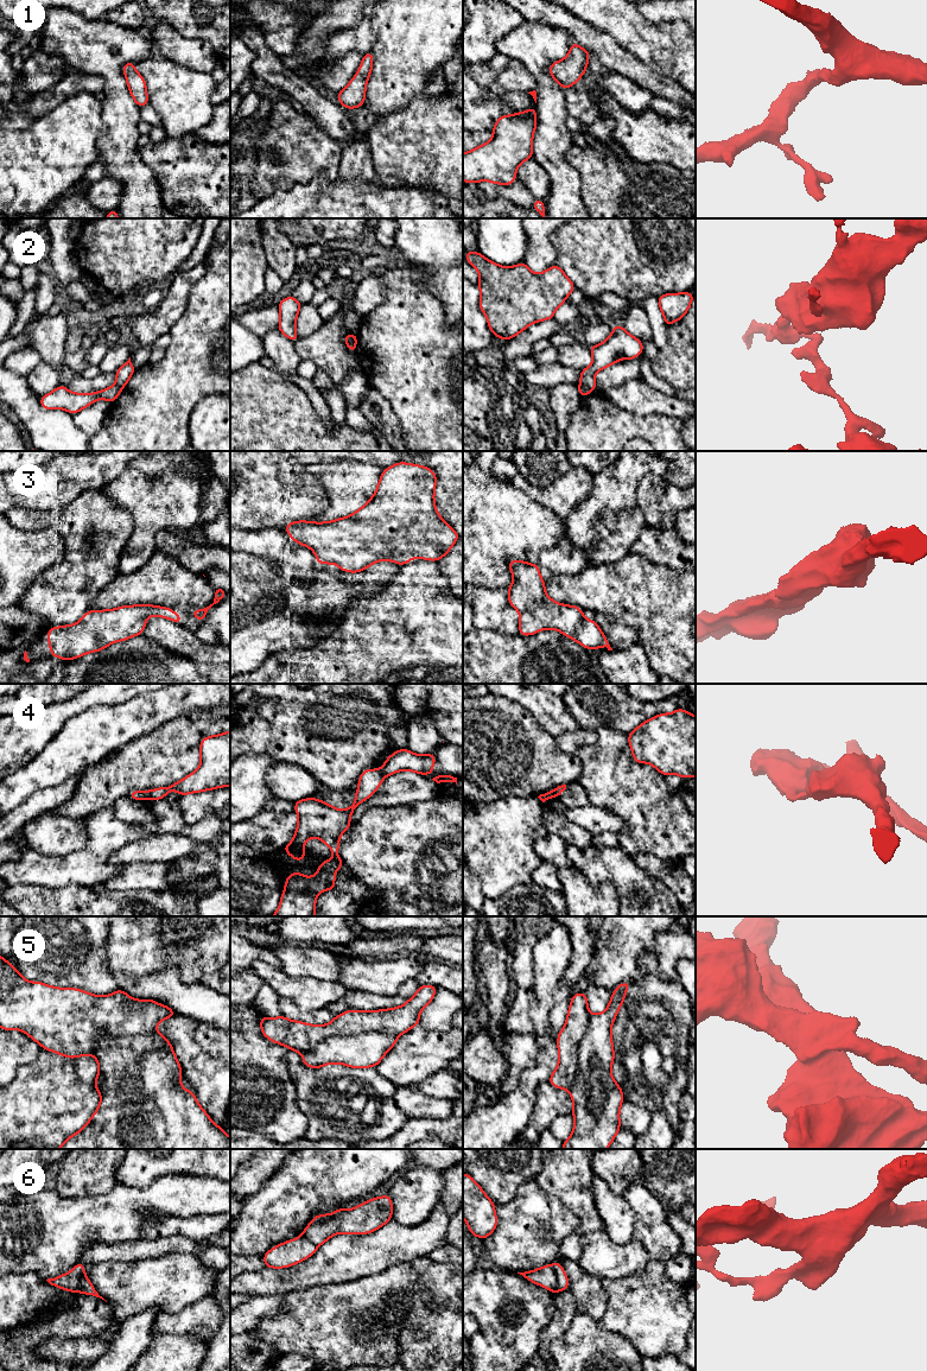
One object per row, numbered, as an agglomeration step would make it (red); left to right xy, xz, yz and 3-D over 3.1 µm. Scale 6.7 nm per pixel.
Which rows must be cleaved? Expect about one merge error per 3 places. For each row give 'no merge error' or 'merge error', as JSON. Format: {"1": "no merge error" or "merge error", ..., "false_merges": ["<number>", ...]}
{"1": "no merge error", "2": "merge error", "3": "no merge error", "4": "merge error", "5": "merge error", "6": "merge error", "false_merges": ["2", "4", "5", "6"]}

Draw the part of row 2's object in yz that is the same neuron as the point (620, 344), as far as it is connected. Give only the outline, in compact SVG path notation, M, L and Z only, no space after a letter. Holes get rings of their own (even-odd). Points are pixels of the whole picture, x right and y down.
M615 324L612 332L603 343L590 347L593 362L580 370L579 386L597 389L595 381L597 372L620 362L621 358L627 361L636 358L641 353L643 353L643 343L626 331L621 324Z

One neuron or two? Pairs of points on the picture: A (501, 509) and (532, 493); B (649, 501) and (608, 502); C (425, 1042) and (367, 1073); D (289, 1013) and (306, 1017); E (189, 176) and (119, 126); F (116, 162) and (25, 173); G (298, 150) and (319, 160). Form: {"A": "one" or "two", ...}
{"A": "two", "B": "two", "C": "two", "D": "one", "E": "two", "F": "two", "G": "one"}

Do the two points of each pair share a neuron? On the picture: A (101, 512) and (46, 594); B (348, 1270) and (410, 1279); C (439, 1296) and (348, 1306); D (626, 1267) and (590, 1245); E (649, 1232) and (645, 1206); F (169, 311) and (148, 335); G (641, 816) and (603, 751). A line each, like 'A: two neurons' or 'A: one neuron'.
A: one neuron
B: two neurons
C: one neuron
D: one neuron
E: one neuron
F: one neuron
G: one neuron

